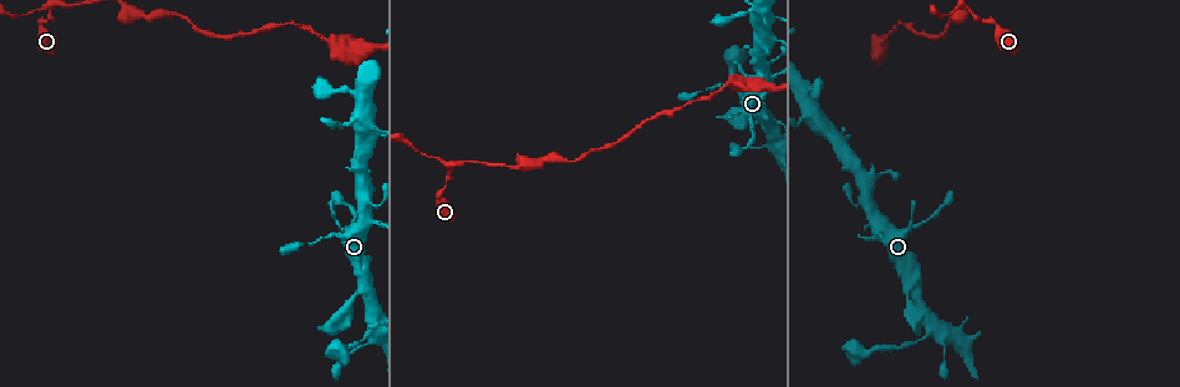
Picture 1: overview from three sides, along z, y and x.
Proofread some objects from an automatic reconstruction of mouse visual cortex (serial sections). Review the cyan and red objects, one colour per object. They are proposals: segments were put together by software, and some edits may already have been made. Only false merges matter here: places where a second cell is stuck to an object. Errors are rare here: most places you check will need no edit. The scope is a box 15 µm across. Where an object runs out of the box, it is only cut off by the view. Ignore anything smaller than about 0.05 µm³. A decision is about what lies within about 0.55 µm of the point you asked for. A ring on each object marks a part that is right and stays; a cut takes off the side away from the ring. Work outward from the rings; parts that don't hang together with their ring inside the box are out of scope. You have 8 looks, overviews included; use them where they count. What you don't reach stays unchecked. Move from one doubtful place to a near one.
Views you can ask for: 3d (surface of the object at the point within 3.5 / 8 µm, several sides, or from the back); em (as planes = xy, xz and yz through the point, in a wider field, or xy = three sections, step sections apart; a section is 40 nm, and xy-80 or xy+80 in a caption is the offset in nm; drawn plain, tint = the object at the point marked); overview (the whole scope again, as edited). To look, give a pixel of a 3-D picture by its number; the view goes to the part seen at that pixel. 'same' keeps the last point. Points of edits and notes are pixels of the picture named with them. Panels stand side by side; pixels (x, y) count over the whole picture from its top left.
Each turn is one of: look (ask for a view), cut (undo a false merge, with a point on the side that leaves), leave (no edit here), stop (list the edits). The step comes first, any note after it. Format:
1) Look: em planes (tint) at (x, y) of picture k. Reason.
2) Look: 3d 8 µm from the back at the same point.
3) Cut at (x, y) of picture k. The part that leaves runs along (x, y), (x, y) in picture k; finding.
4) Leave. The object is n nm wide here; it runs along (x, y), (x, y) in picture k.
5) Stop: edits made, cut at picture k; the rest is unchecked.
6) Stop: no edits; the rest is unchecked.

Look: 3d 3.5 µm at (878, 233) of picture 1. Calibre changes.

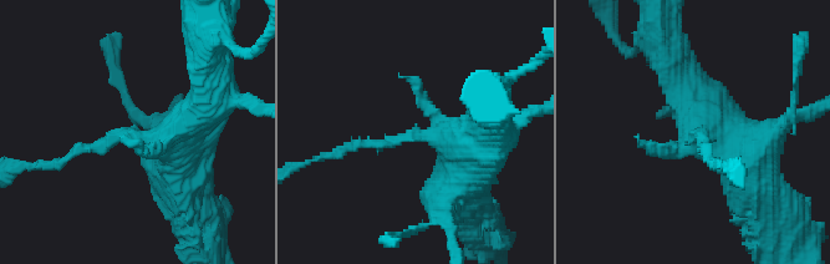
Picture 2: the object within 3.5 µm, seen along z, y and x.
Look: em planes (tint) at (415, 135) of picture 2.

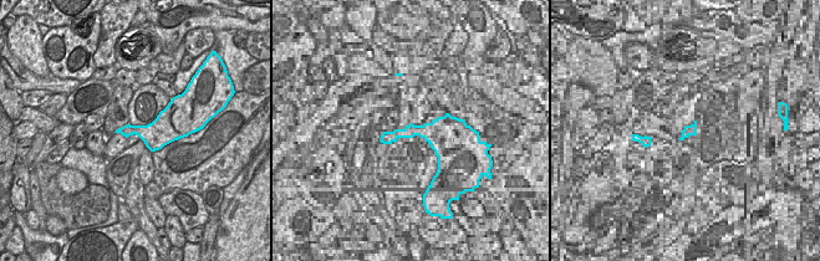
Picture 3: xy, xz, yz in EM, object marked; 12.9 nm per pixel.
Leave. It runs along (463, 173), (432, 135), (341, 151) in picture 2; one cell here.

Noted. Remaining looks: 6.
Look: 3d 3.5 µm at (806, 114) of picture 1. Four arms meet.

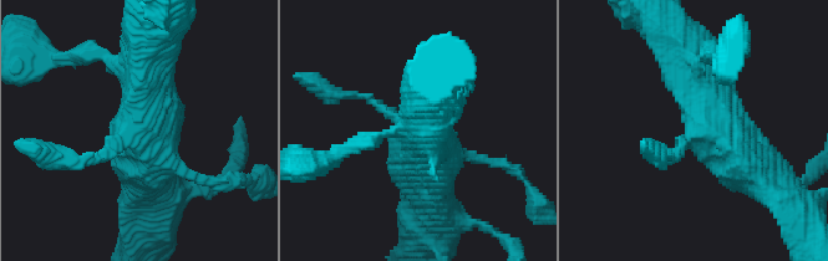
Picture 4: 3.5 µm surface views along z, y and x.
Look: em xy step 5 (tint) at (133, 131) of picture 4.

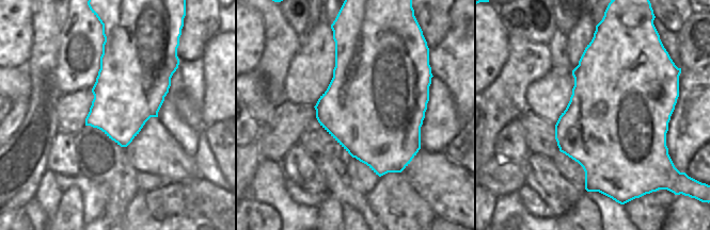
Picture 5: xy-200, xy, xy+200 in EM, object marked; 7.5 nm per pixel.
Leave. It runs along (772, 179), (730, 146), (682, 46) in picture 4; all the same cell.

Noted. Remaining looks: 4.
Look: 3d 3.5 µm at (944, 351) of picture 1. Sudden change in width.

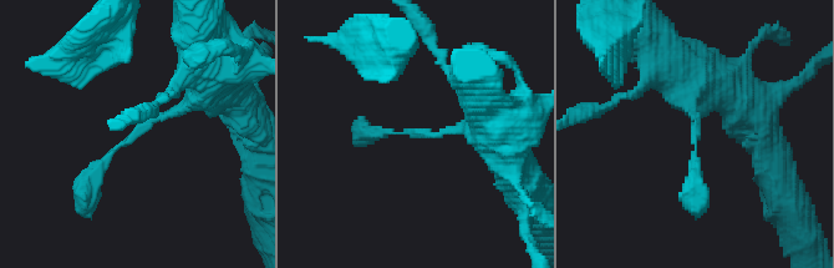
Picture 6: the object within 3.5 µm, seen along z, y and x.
Look: em xy step 2 (tint) at (150, 124) of picture 6. Shape alone is not enough.

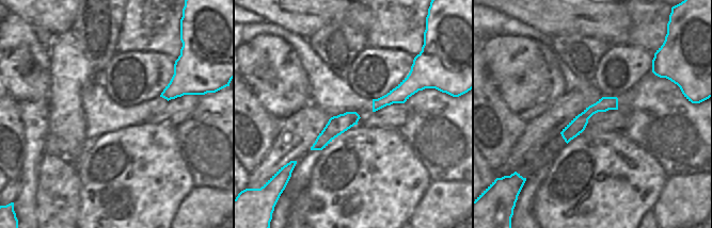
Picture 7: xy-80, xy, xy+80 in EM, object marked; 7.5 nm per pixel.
Leave. It runs along (615, 100), (592, 109), (567, 139) in picture 7; all the same cell.

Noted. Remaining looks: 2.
Look: 3d 3.5 µm at (49, 10) of picture 1. Sharp bend.

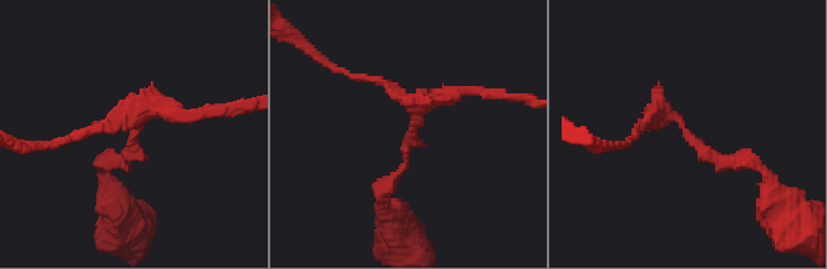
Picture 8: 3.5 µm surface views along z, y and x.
Look: em planes (tint) at (692, 137) of picture 8. 3 arms meet here; the arms are 150, 200, 200 nm wide; need the tissue.

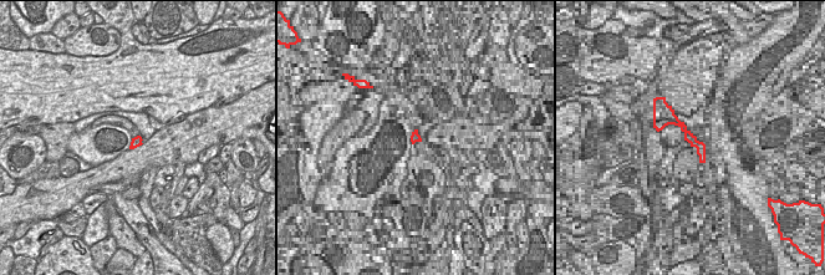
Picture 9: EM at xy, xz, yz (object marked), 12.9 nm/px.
Leave. It runs along (381, 196), (405, 165), (416, 110), (462, 91) in picture 8; all the same cell.

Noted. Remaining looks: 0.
Stop: no edits; the rest is unchecked.

